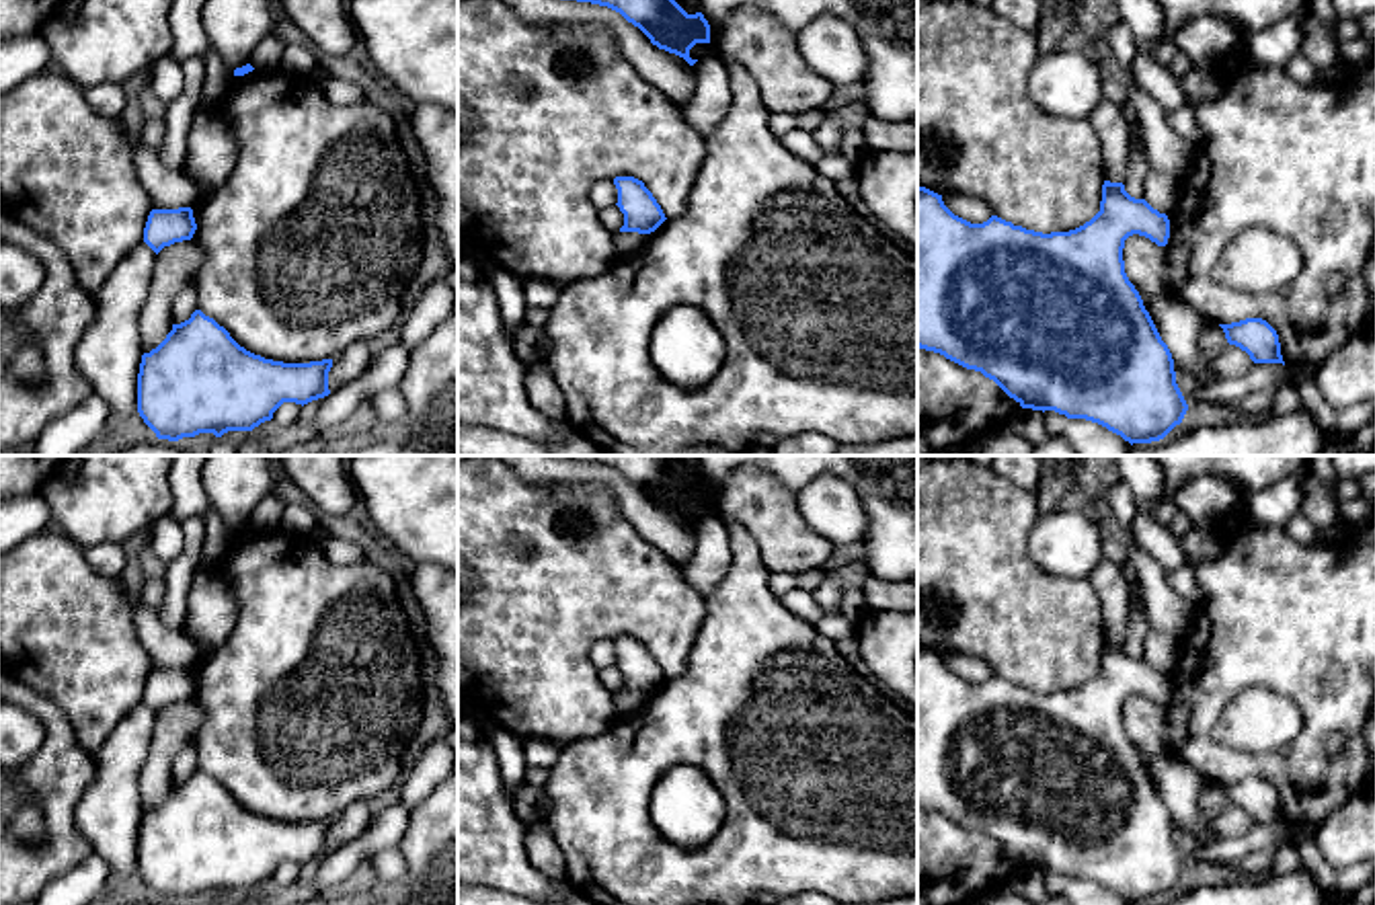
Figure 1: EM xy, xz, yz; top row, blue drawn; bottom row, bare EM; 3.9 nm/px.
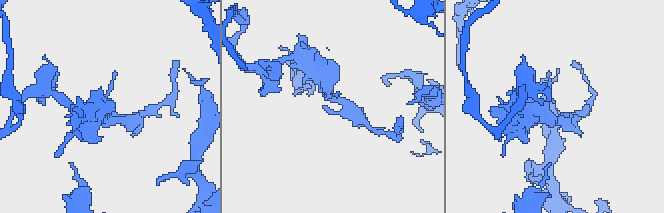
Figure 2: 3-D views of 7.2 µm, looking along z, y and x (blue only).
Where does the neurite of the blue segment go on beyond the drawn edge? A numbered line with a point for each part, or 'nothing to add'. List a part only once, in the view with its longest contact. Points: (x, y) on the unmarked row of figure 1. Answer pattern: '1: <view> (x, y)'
nothing to add

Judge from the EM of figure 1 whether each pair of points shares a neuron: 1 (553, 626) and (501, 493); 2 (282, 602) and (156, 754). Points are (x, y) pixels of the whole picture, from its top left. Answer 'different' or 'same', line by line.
1: same
2: different

